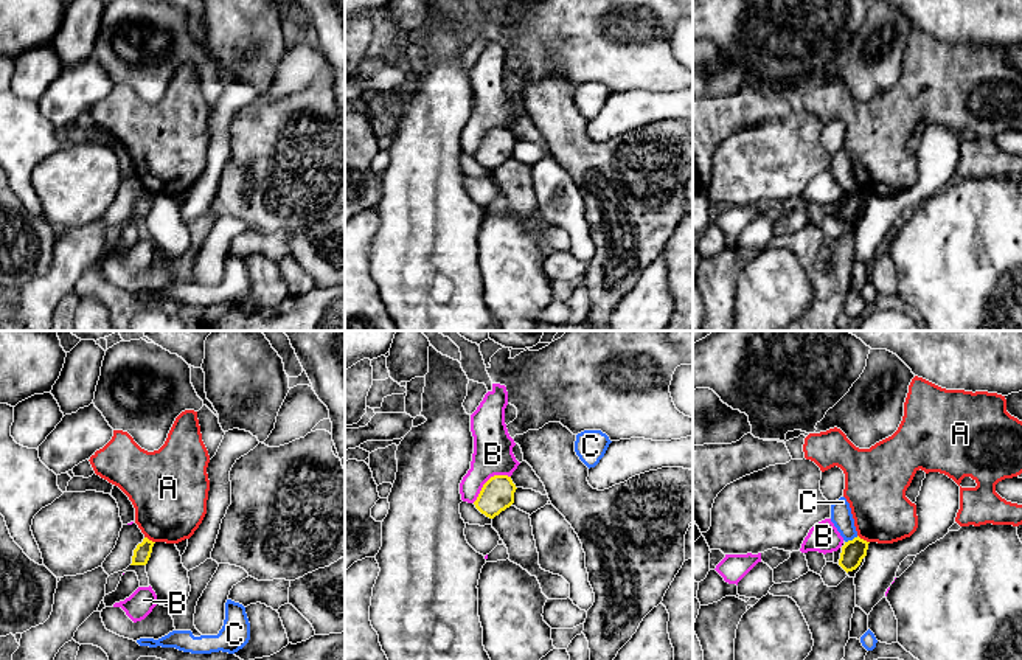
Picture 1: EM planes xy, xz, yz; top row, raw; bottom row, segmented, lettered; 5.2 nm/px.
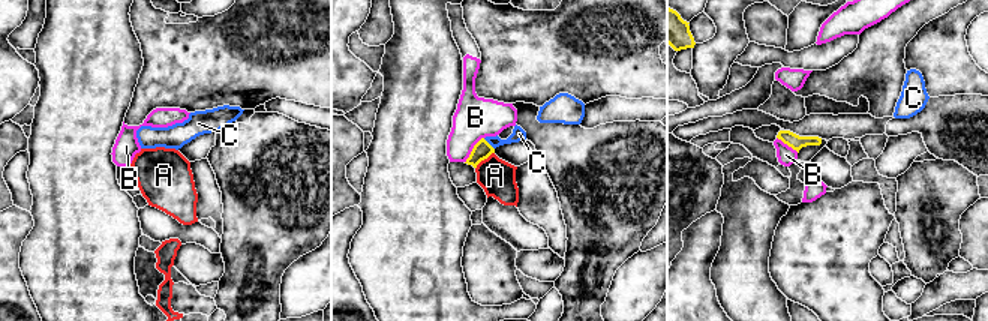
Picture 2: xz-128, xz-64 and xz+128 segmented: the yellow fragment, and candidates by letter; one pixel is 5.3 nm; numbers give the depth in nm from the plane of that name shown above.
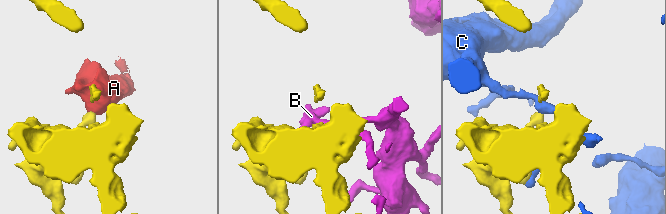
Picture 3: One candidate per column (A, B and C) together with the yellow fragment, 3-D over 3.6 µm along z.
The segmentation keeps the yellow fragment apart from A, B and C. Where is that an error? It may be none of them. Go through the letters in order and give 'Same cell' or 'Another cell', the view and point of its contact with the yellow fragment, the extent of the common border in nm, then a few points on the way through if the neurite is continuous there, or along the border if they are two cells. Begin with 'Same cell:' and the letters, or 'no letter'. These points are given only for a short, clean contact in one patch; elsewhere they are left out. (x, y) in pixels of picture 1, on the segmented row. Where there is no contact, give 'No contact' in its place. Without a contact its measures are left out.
Same cell: no letter
A: Another cell. Touches yellow at yz (862, 539). Shared border 80 nm. Boundary: yz (858, 534), (869, 542)
B: Another cell. Touches yellow at xz (488, 480). Shared border 240 nm
C: Another cell. Touches yellow at yz (853, 539). Shared border 80 nm

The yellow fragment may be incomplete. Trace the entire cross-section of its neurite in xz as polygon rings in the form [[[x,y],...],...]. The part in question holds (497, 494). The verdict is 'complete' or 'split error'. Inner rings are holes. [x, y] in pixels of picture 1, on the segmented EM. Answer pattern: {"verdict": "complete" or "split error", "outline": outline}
{"verdict": "complete", "outline": [[[494,475],[483,485],[474,505],[481,514],[494,519],[514,503],[516,489],[511,477]]]}

